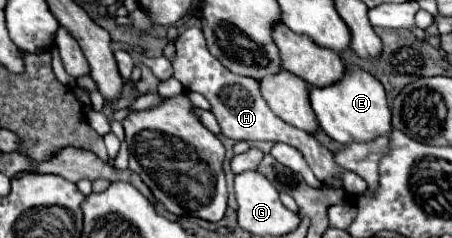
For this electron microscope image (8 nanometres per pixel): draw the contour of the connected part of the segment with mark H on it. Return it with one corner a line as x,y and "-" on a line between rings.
190,27
178,37
176,55
172,59
172,77
178,79
186,91
198,91
210,101
212,113
216,115
216,119
222,127
222,133
226,137
236,139
236,141
282,141
282,143
288,143
288,145
296,147
298,151
302,151
302,155
308,161
312,173
320,181
324,181
332,175
338,175
344,189
350,194
360,195
367,189
367,183
361,177
338,169
338,165
332,159
332,153
322,143
318,143
312,133
306,133
306,131
302,131
294,125
284,123
280,117
276,117
270,111
270,107
266,105
266,101
262,99
262,95
258,91
258,83
254,79
228,71
208,51
204,35
198,27

